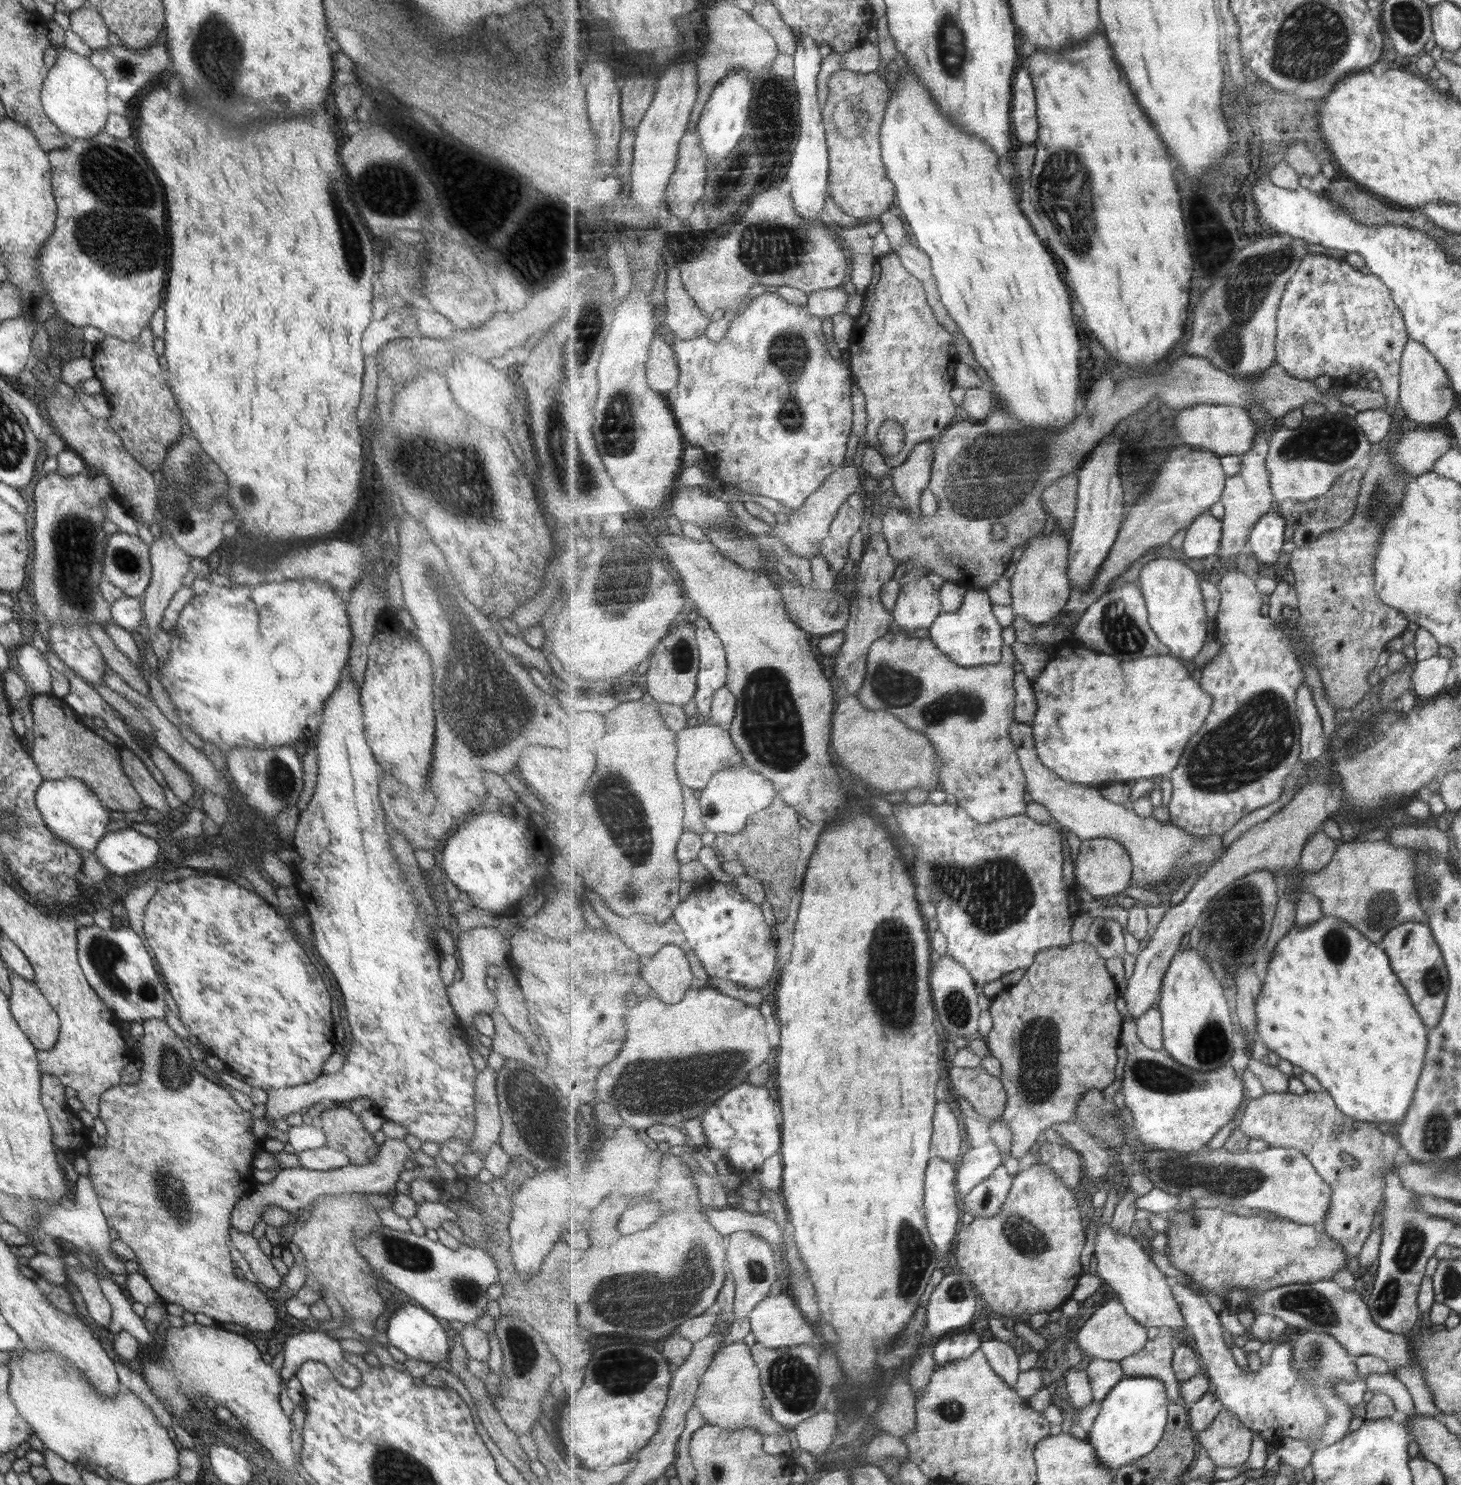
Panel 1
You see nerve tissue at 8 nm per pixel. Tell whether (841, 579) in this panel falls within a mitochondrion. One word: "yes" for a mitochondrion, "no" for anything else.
no

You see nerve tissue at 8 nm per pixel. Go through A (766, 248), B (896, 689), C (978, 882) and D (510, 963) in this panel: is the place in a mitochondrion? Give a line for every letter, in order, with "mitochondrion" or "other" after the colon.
A: mitochondrion
B: mitochondrion
C: mitochondrion
D: other

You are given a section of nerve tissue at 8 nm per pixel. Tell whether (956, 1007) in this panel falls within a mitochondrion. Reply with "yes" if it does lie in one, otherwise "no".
yes

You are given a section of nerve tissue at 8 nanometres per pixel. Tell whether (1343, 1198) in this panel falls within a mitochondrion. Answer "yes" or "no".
no

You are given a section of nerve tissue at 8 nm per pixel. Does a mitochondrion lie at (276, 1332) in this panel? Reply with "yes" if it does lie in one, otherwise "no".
no

